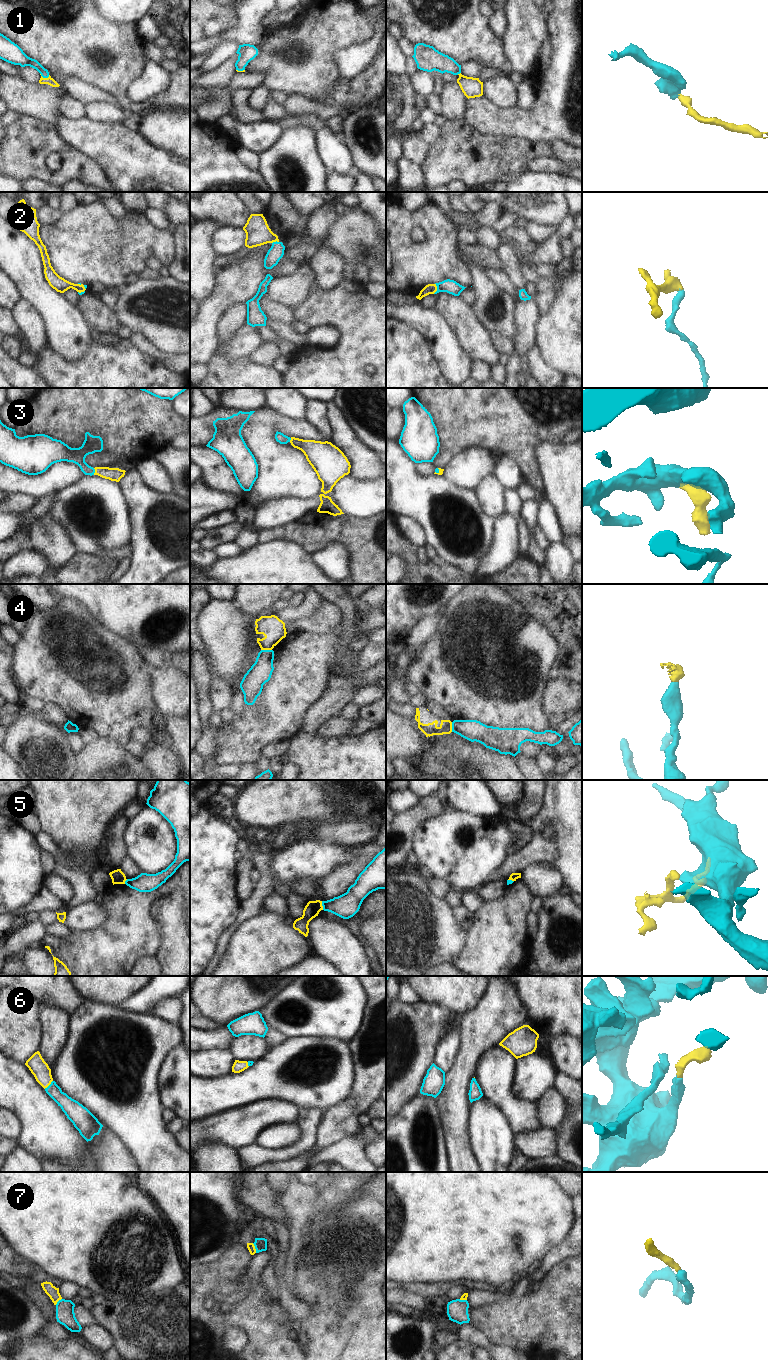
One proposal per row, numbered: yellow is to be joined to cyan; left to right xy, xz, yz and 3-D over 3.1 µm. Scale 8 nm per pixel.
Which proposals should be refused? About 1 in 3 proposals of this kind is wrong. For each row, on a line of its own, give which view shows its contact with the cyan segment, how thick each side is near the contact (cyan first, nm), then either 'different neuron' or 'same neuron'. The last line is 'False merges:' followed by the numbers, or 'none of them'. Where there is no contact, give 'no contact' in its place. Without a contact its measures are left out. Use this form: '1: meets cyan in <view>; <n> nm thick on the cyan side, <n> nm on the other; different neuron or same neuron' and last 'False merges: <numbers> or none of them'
1: meets cyan in xy; 110 nm thick on the cyan side, 70 nm on the other; same neuron
2: meets cyan in yz; 110 nm thick on the cyan side, 80 nm on the other; same neuron
3: meets cyan in xy; 140 nm thick on the cyan side, 110 nm on the other; same neuron
4: meets cyan in xz; 180 nm thick on the cyan side, 180 nm on the other; different neuron
5: meets cyan in xz; 190 nm thick on the cyan side, 120 nm on the other; different neuron
6: meets cyan in xy; 140 nm thick on the cyan side, 150 nm on the other; same neuron
7: meets cyan in xz; 100 nm thick on the cyan side, 60 nm on the other; same neuron
False merges: 4, 5

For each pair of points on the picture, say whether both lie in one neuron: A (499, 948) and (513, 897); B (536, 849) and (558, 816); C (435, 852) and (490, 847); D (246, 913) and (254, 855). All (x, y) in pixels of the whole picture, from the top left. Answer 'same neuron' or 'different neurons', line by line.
A: same neuron
B: same neuron
C: same neuron
D: same neuron

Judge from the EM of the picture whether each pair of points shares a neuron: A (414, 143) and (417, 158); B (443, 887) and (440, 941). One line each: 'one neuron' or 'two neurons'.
A: one neuron
B: two neurons

